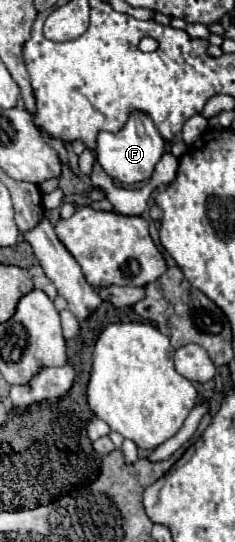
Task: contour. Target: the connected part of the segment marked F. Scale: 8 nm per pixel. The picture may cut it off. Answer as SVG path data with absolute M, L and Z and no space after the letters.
M133 111L125 127L117 133L99 133L97 137L97 157L101 167L121 183L141 183L147 181L155 169L155 163L165 153L165 141L159 135L153 119L143 111Z

